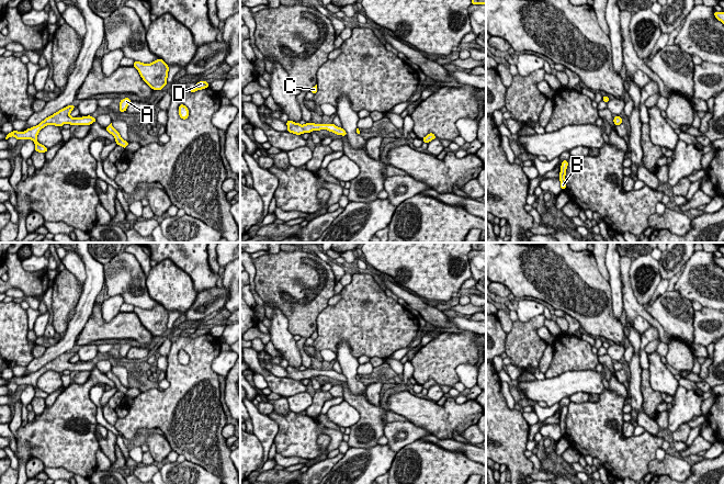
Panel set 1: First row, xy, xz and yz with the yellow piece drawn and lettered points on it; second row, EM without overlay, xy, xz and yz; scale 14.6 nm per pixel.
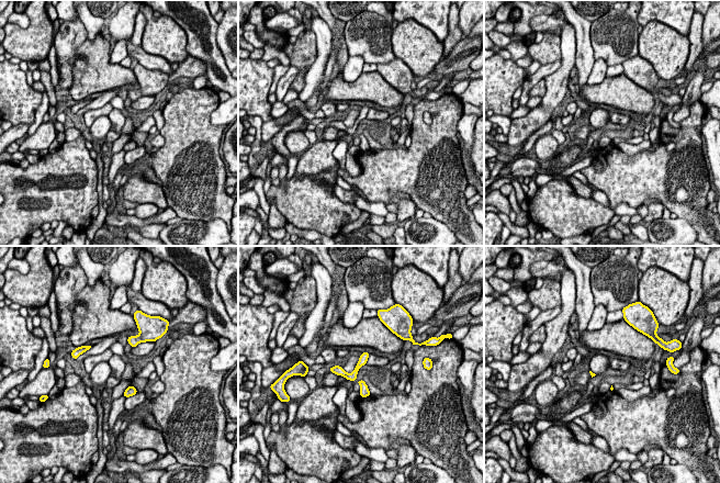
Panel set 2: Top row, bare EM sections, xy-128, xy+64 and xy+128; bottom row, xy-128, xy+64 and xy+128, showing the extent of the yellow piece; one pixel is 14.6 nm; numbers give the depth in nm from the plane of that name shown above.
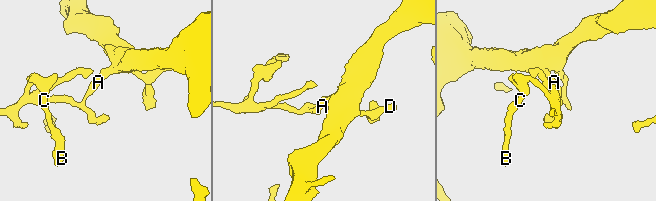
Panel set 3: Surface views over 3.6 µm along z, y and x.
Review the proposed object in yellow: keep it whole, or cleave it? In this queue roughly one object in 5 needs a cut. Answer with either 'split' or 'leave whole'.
leave whole

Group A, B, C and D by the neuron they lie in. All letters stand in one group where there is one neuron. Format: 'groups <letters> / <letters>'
groups A B C D

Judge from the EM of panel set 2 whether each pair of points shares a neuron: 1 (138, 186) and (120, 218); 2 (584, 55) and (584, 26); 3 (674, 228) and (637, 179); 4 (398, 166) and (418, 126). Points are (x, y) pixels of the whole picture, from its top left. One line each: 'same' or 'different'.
1: different
2: same
3: different
4: same

